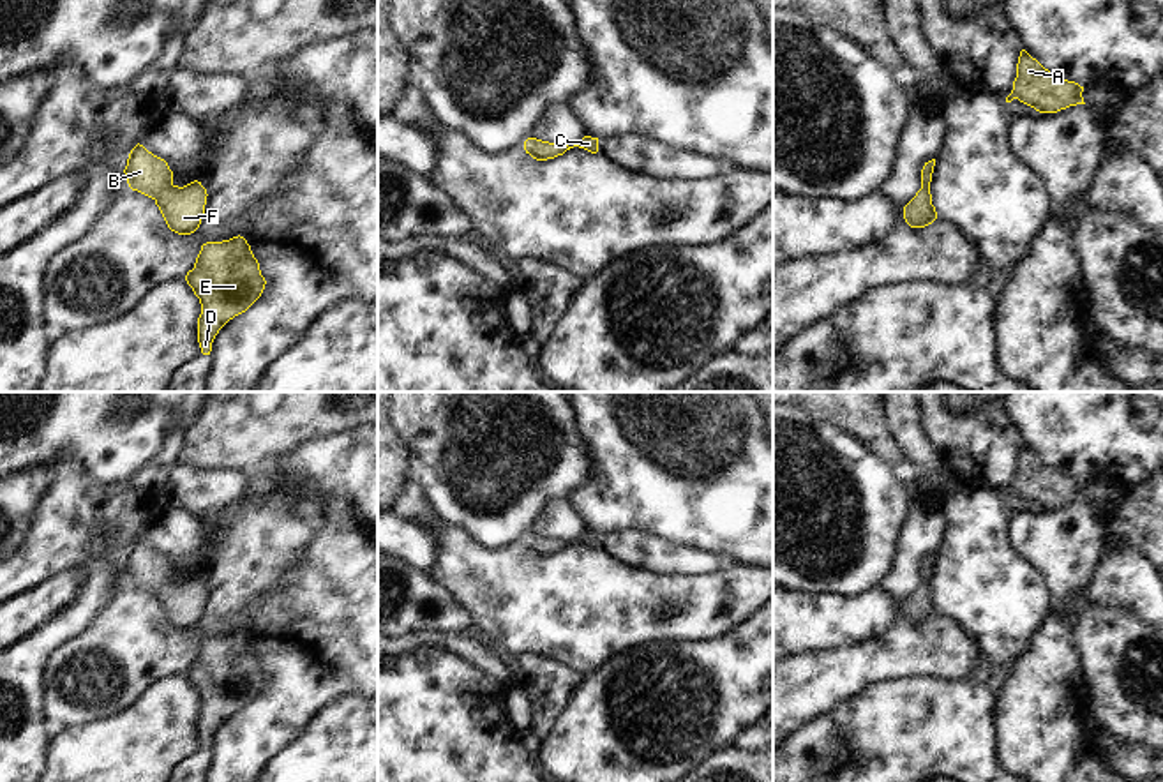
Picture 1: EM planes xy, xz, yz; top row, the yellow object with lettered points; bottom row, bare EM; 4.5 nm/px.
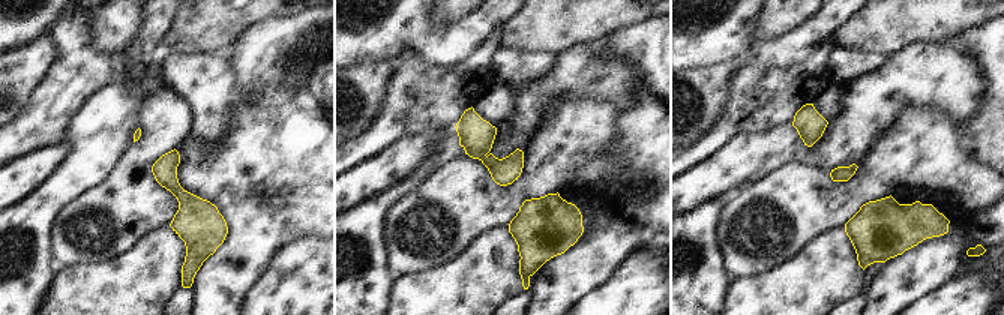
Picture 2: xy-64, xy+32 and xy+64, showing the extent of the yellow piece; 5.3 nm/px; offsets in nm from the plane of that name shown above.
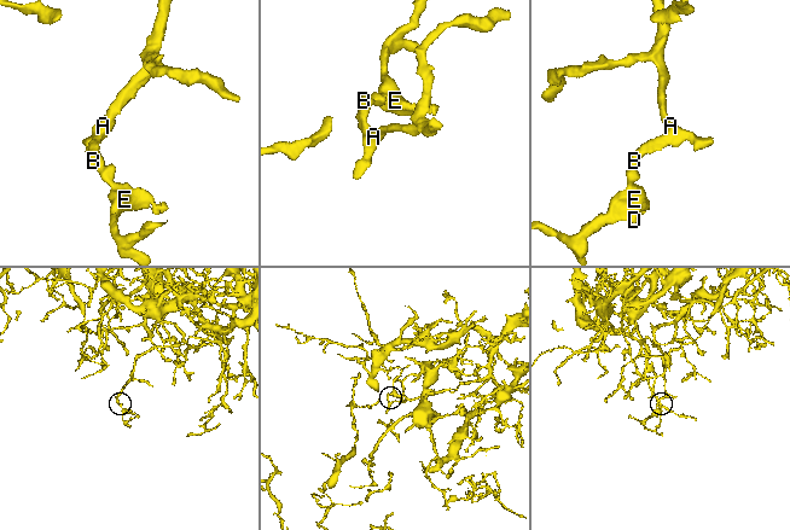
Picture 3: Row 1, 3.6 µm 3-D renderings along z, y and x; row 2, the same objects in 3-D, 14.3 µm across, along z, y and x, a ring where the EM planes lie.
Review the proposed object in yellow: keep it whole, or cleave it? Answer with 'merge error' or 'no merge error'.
no merge error

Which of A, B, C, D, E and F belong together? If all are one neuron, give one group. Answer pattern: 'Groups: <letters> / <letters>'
Groups: A B C D E F.

